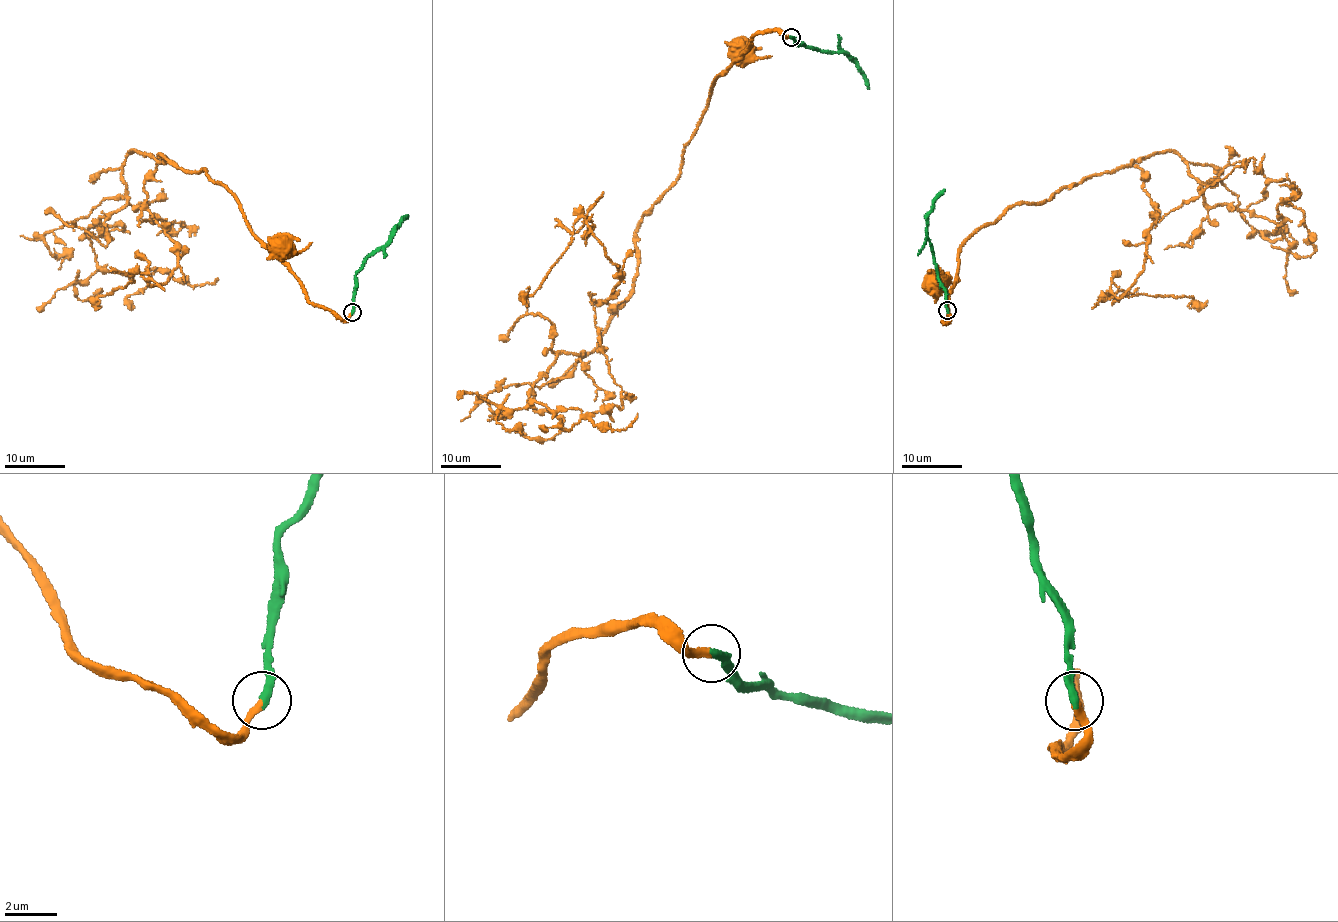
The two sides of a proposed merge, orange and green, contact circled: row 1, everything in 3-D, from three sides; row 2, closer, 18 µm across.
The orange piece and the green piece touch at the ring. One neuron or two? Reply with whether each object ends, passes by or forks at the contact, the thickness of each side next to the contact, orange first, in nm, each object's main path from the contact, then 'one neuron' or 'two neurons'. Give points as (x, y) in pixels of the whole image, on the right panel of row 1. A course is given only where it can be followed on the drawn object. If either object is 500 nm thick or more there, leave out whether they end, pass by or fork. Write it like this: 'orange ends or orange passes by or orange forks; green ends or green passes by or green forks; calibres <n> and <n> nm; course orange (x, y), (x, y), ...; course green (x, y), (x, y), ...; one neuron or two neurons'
orange ends; green ends; calibres 280 and 340 nm; course orange (947, 310), (950, 319), (946, 323), (943, 322), (946, 320), (952, 286), (941, 289), (934, 285); course green (947, 310), (945, 287), (940, 281), (927, 218), (944, 189); one neuron

